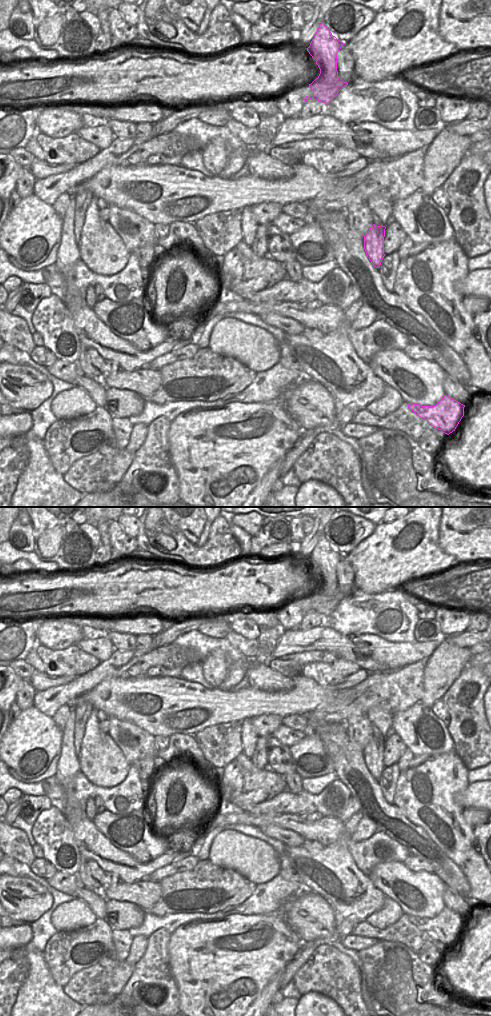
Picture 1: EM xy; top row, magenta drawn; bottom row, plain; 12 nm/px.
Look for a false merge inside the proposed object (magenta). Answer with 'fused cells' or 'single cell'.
fused cells

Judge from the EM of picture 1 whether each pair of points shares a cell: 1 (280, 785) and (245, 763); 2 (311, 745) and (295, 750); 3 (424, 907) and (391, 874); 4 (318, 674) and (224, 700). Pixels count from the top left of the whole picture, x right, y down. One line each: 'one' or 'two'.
1: one
2: one
3: one
4: two

